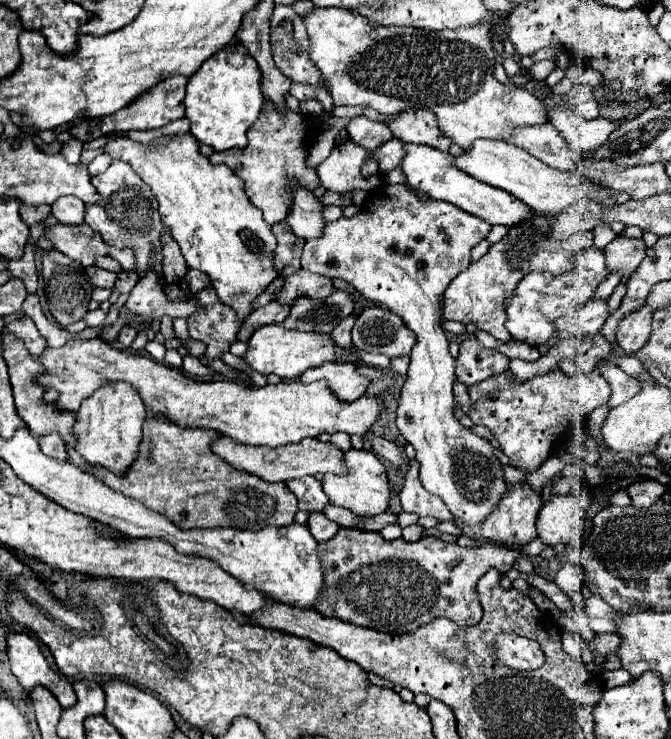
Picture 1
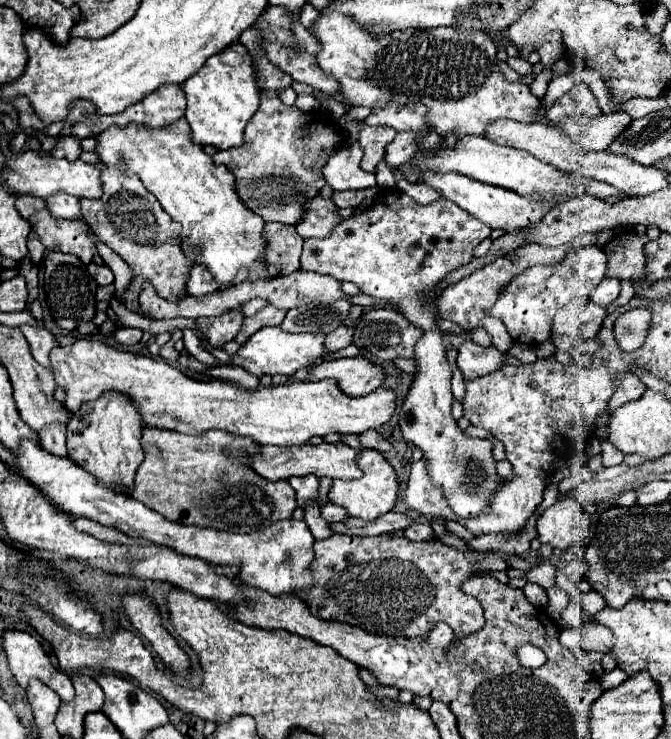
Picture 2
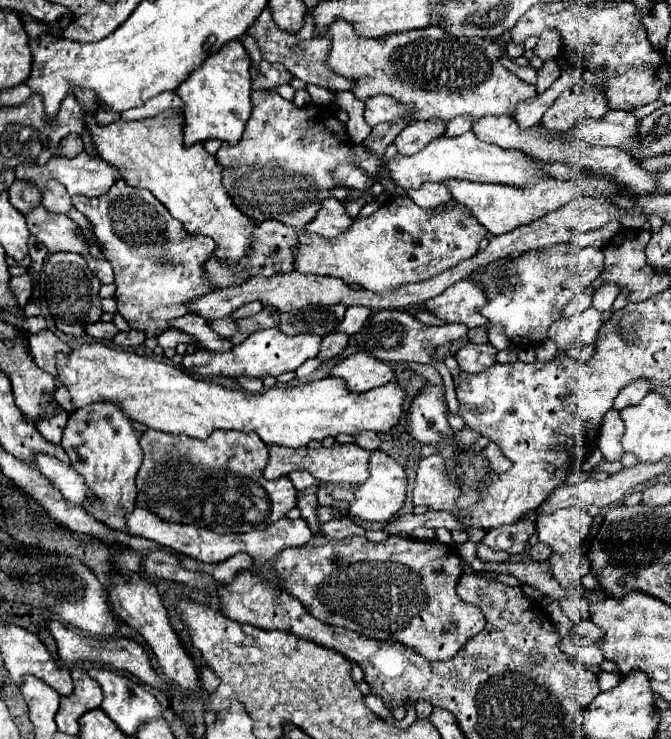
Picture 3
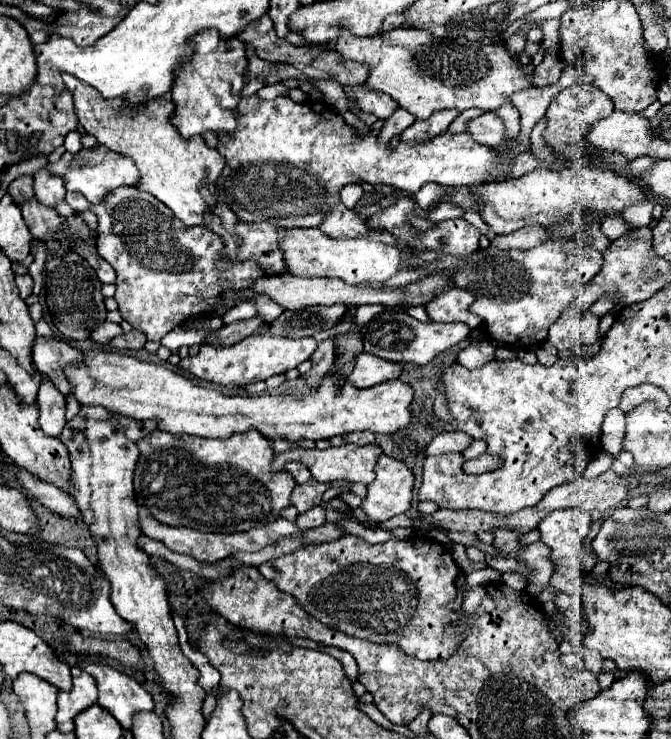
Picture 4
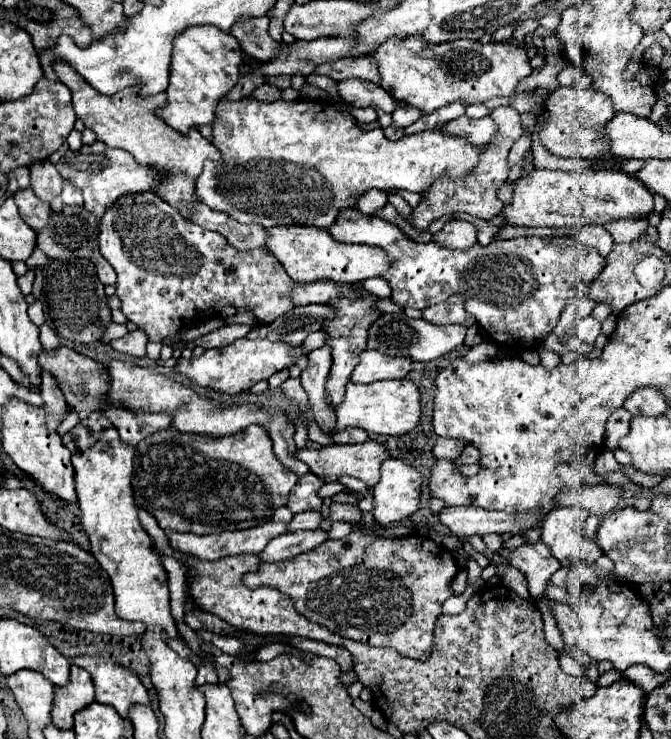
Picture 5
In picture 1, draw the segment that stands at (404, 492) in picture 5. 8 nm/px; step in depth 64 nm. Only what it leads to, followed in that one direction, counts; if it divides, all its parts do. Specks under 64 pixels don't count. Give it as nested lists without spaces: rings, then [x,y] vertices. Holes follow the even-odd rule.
[[[348,450],[344,458],[348,466],[348,476],[326,474],[322,480],[324,492],[330,498],[330,504],[348,508],[358,516],[376,516],[384,512],[390,502],[390,484],[388,484],[388,472],[384,464],[378,460],[376,454],[368,450]]]

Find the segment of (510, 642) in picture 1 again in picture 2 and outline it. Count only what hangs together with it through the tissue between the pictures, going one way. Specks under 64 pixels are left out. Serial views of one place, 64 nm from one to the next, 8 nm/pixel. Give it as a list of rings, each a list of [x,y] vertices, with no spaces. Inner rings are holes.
[[[524,644],[518,650],[518,660],[526,668],[540,668],[546,662],[546,656],[544,656],[544,652],[540,648],[536,648],[532,644]]]

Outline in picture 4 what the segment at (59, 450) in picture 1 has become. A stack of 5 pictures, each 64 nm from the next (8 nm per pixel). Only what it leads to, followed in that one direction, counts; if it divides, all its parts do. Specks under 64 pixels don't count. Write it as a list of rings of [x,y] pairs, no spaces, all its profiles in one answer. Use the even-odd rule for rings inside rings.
[[[42,378],[38,390],[38,408],[40,408],[40,426],[48,436],[60,436],[64,428],[66,398],[54,388],[50,378]]]

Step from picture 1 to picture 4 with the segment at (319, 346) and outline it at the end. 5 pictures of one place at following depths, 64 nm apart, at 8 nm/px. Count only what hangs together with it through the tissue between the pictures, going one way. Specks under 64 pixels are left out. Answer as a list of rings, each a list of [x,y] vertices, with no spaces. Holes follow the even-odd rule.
[[[266,332],[262,336],[248,336],[228,348],[214,348],[210,344],[202,344],[202,348],[196,356],[182,358],[178,366],[180,366],[180,370],[186,370],[200,380],[222,384],[222,386],[232,386],[232,388],[242,388],[246,384],[266,380],[274,374],[296,368],[300,362],[308,360],[314,354],[314,350],[316,350],[314,338],[300,338],[300,340],[274,338]]]

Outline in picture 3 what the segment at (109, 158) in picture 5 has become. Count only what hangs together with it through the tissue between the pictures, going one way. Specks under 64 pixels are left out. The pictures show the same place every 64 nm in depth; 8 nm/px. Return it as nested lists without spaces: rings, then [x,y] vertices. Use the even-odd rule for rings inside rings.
[[[84,150],[80,156],[76,158],[50,158],[48,164],[44,166],[36,166],[32,162],[26,162],[26,164],[20,164],[16,166],[16,178],[22,178],[22,180],[32,180],[38,188],[44,188],[48,180],[58,180],[66,186],[68,194],[74,196],[74,194],[82,194],[86,198],[98,198],[102,194],[106,194],[110,190],[110,186],[114,182],[118,182],[122,176],[120,176],[120,170],[112,164],[108,164],[104,158],[100,158],[98,154],[92,154],[88,150]]]

